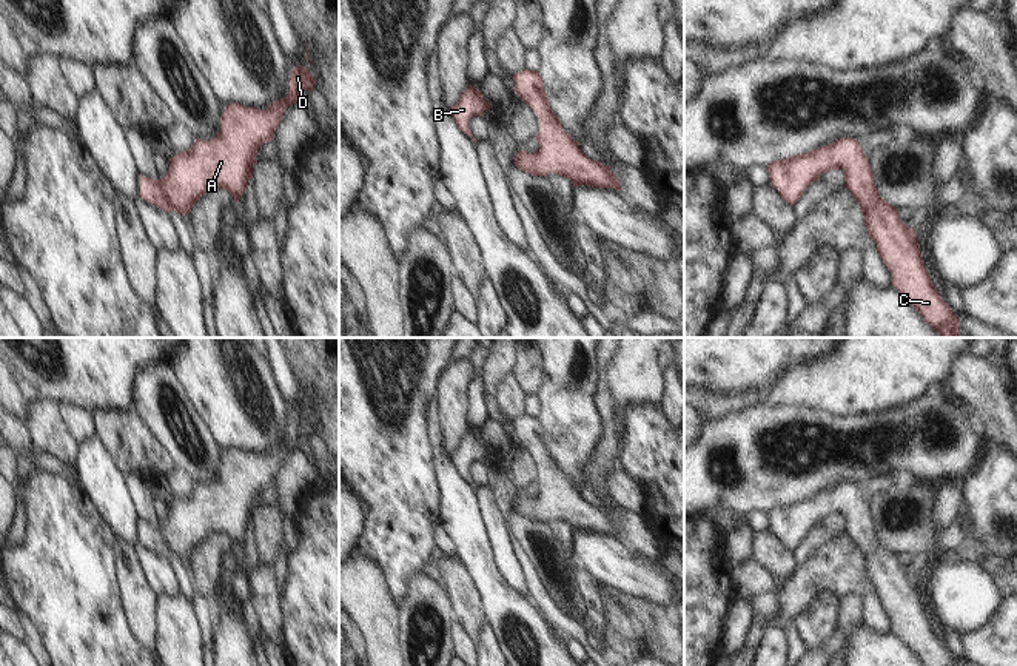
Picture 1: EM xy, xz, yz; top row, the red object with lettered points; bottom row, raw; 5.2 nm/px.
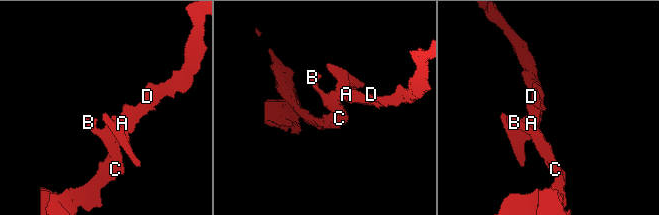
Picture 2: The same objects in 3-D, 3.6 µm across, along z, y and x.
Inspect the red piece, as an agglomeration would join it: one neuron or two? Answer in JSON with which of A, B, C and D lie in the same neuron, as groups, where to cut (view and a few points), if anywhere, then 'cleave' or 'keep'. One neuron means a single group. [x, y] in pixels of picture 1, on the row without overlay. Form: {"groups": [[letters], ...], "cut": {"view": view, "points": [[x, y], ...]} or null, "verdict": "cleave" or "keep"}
{"groups": [["A", "B", "C", "D"]], "cut": null, "verdict": "keep"}

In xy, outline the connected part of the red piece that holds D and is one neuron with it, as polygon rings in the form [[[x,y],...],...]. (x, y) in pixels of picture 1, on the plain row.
[[[299,407],[291,416],[288,441],[267,455],[227,450],[214,484],[196,484],[188,496],[177,498],[170,504],[168,520],[159,526],[140,520],[140,543],[179,561],[190,561],[211,532],[227,535],[239,547],[253,524],[259,493],[273,486],[287,453],[300,449],[302,438],[314,436],[314,430],[314,422]]]

